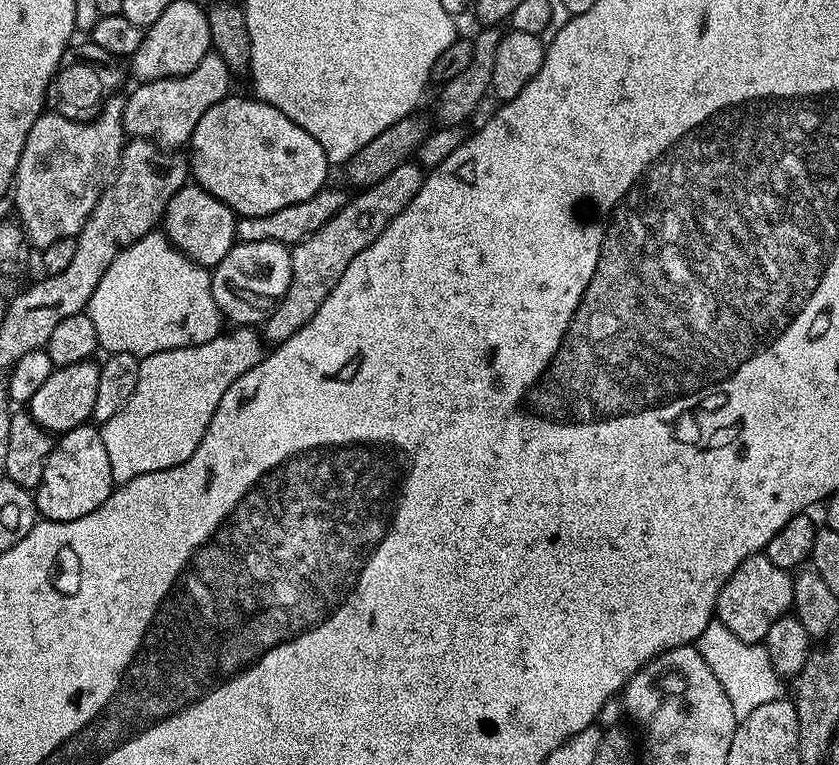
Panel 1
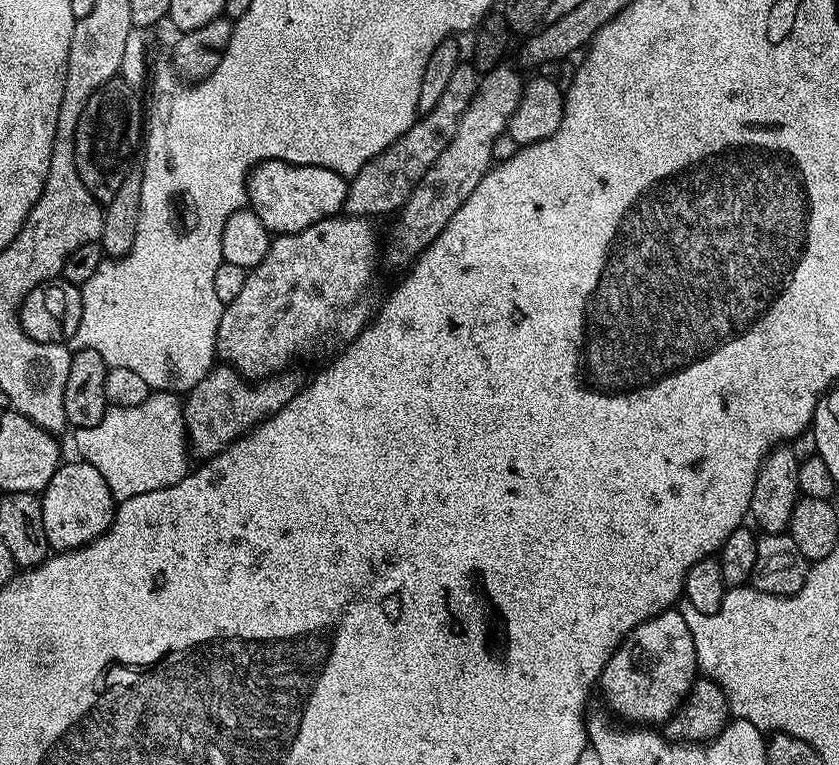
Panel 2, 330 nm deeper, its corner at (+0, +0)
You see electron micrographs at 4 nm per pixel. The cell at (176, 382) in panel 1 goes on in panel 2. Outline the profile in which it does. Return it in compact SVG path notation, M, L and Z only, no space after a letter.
M153 391L142 406L109 407L98 426L75 429L74 435L79 459L106 478L117 501L174 486L190 471L184 405L175 392Z

